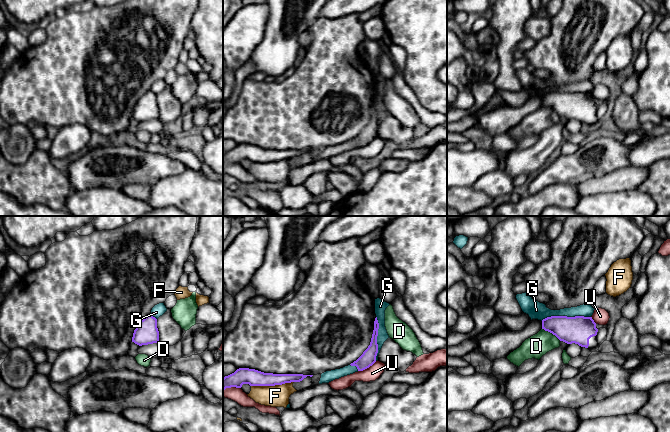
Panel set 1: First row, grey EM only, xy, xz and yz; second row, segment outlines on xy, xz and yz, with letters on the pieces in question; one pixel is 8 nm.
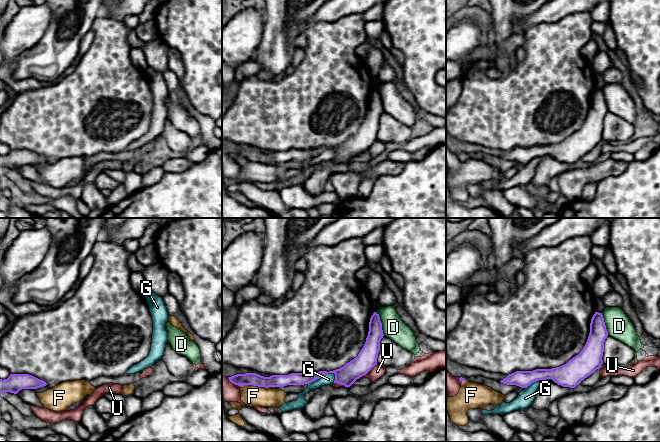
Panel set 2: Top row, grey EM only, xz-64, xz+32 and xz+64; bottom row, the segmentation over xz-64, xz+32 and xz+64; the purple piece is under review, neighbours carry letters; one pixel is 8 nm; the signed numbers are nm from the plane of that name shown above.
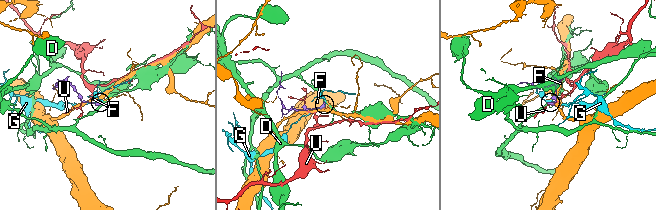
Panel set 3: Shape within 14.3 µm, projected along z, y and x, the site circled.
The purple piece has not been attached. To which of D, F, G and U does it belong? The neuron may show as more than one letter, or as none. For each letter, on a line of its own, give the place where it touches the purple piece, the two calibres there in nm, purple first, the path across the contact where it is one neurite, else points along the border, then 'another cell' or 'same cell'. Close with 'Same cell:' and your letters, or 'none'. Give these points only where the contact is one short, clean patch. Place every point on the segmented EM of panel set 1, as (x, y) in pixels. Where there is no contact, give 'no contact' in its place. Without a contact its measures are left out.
D: yz (551, 332) | 220/180 nm | another cell
F: xz (272, 385) | 130/180 nm | along xz (293, 381), (274, 385), (251, 386) | another cell
G: yz (565, 316) | 220/140 nm | another cell
U: xz (367, 367) | 120/120 nm | another cell
Same cell: none

